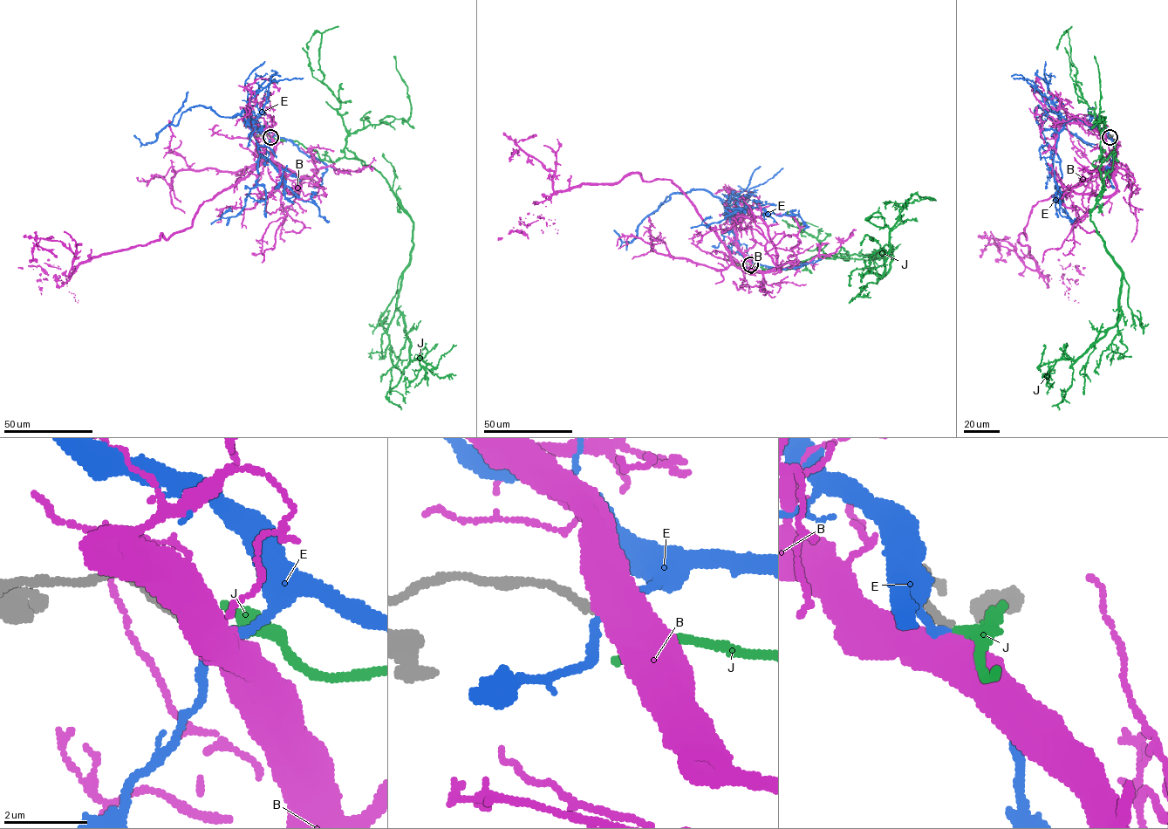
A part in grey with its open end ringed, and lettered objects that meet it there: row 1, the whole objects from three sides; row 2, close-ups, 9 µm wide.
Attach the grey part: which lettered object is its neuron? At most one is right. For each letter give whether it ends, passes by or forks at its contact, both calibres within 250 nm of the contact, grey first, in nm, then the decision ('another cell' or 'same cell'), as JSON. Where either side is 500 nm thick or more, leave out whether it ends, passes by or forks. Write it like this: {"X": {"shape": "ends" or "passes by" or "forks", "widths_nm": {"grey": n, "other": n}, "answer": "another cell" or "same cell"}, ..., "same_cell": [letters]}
{"B": {"widths_nm": {"grey": 200, "other": 750}, "answer": "another cell"}, "E": {"shape": "passes by", "widths_nm": {"grey": 200, "other": 170}, "answer": "another cell"}, "J": {"shape": "ends", "widths_nm": {"grey": 200, "other": 180}, "answer": "same cell"}, "same_cell": ["J"]}

